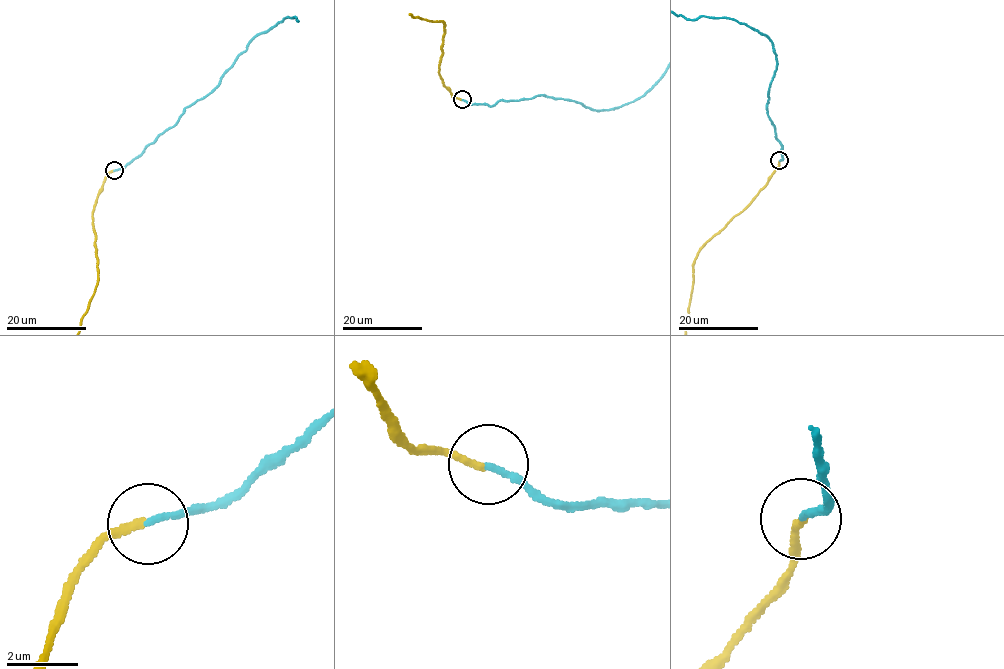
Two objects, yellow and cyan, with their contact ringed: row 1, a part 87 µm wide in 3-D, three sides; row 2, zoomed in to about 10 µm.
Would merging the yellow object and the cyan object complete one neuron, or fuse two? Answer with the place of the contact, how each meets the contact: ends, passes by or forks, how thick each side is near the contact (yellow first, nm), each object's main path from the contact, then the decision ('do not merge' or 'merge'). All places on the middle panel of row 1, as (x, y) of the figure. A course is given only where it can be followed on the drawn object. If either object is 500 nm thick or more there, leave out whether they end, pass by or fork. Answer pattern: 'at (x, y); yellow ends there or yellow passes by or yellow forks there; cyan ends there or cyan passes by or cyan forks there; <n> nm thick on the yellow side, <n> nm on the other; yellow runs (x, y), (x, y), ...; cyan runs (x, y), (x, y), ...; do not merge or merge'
at (462, 99); yellow ends there; cyan ends there; 200 nm thick on the yellow side, 170 nm on the other; merge

